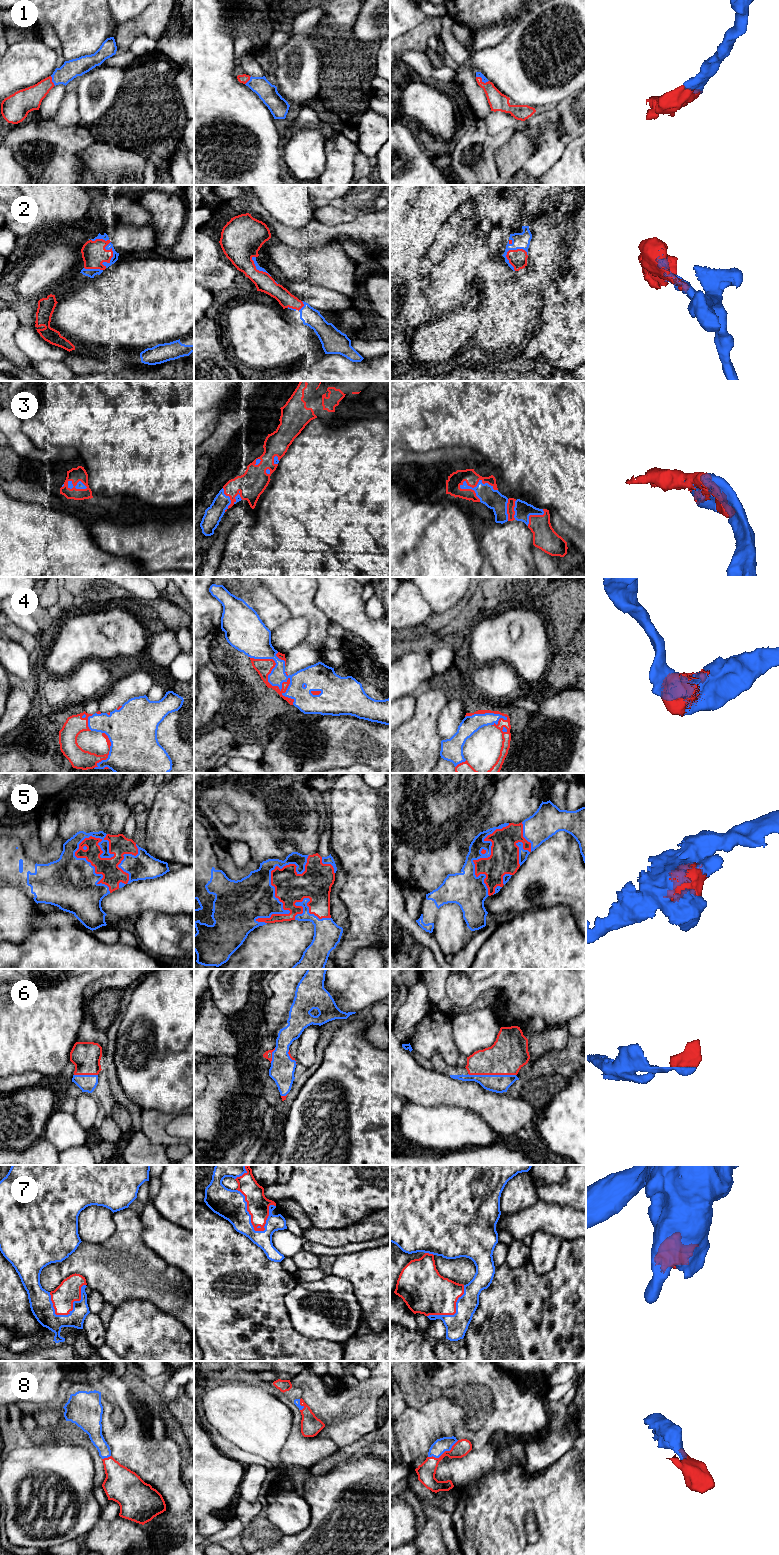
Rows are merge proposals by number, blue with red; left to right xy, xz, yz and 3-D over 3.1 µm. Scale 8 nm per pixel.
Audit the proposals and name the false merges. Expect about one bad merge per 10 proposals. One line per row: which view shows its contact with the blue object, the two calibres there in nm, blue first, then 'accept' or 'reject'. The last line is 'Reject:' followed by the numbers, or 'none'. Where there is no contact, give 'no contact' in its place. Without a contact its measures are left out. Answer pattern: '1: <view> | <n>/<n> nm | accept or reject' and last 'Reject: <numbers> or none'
1: yz | 50/140 nm | accept
2: xy | 50/190 nm | accept
3: yz | 160/120 nm | accept
4: xz | 150/130 nm | accept
5: xy | 420/160 nm | accept
6: yz | 140/300 nm | accept
7: xz | 240/180 nm | accept
8: yz | 120/150 nm | accept
Reject: none

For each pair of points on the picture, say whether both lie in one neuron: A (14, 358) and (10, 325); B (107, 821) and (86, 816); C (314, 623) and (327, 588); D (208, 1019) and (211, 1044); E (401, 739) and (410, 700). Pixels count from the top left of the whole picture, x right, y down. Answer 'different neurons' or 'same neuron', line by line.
A: same neuron
B: same neuron
C: different neurons
D: same neuron
E: different neurons

